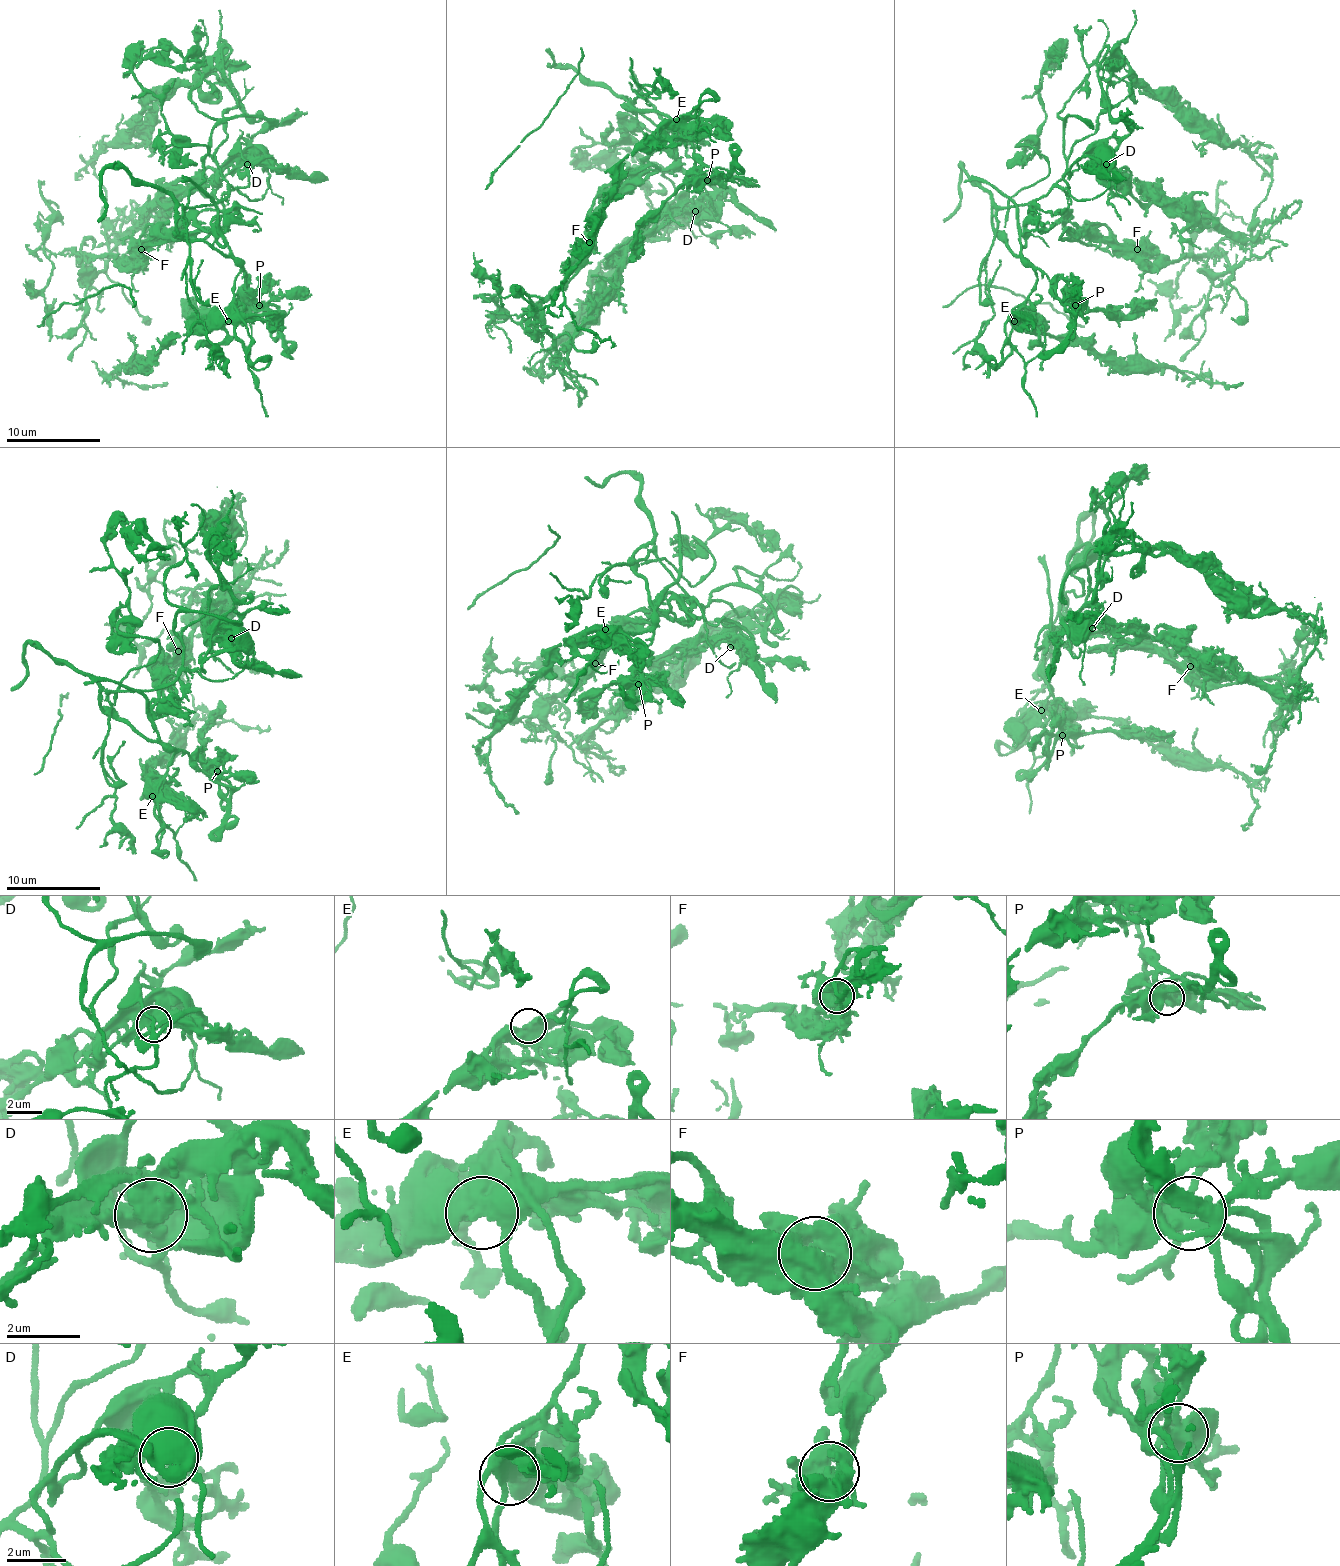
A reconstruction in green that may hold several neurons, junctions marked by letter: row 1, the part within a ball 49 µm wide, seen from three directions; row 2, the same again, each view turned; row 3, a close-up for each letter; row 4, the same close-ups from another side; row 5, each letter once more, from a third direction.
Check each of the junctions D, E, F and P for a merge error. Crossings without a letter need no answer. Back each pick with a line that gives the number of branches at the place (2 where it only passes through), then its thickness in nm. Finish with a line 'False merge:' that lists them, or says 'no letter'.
False merge: no letter

